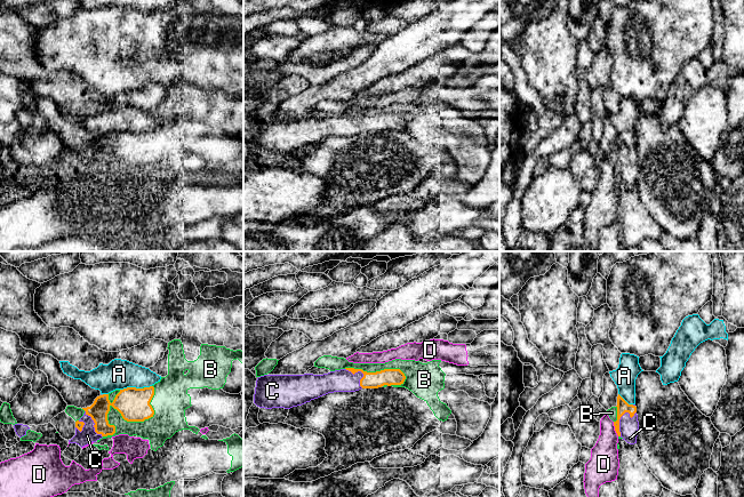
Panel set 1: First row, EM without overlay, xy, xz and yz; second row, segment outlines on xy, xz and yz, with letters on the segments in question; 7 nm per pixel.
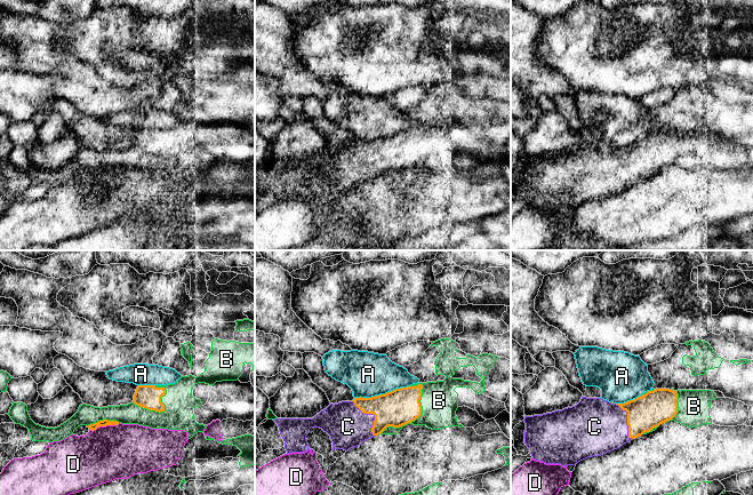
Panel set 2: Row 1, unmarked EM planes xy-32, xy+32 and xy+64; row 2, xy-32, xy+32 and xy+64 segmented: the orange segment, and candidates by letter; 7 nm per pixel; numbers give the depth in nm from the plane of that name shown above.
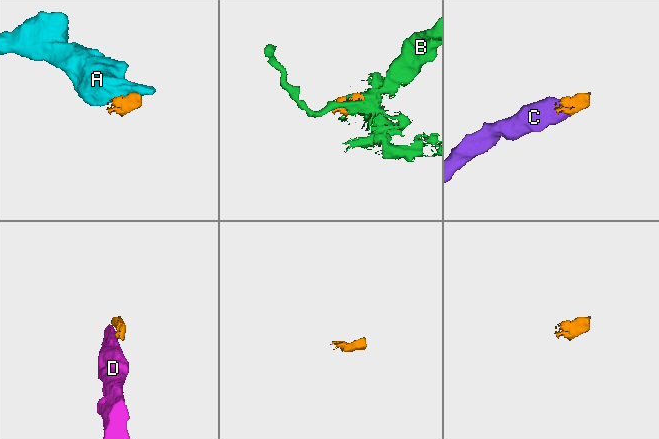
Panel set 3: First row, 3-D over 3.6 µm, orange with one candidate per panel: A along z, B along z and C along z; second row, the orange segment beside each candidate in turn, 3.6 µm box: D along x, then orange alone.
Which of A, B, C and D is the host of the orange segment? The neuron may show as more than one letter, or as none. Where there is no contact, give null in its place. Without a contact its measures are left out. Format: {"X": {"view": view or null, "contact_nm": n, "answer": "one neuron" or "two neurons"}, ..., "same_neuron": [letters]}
{"A": {"view": "xy", "contact_nm": 160, "answer": "two neurons"}, "B": {"view": "xy", "contact_nm": 500, "answer": "two neurons"}, "C": {"view": "yz", "contact_nm": 200, "answer": "one neuron"}, "D": {"view": "yz", "contact_nm": 110, "answer": "two neurons"}, "same_neuron": ["C"]}

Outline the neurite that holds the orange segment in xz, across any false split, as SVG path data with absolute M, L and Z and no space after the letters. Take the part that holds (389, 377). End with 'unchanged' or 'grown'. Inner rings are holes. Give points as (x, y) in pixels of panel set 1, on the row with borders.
M345 368L323 375L264 375L256 380L254 403L265 409L290 409L328 393L401 385L405 379L400 369L367 372Z; grown

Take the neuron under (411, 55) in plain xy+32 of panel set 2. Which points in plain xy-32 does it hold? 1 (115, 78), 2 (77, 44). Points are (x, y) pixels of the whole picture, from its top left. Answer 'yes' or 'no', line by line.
1: yes
2: yes

